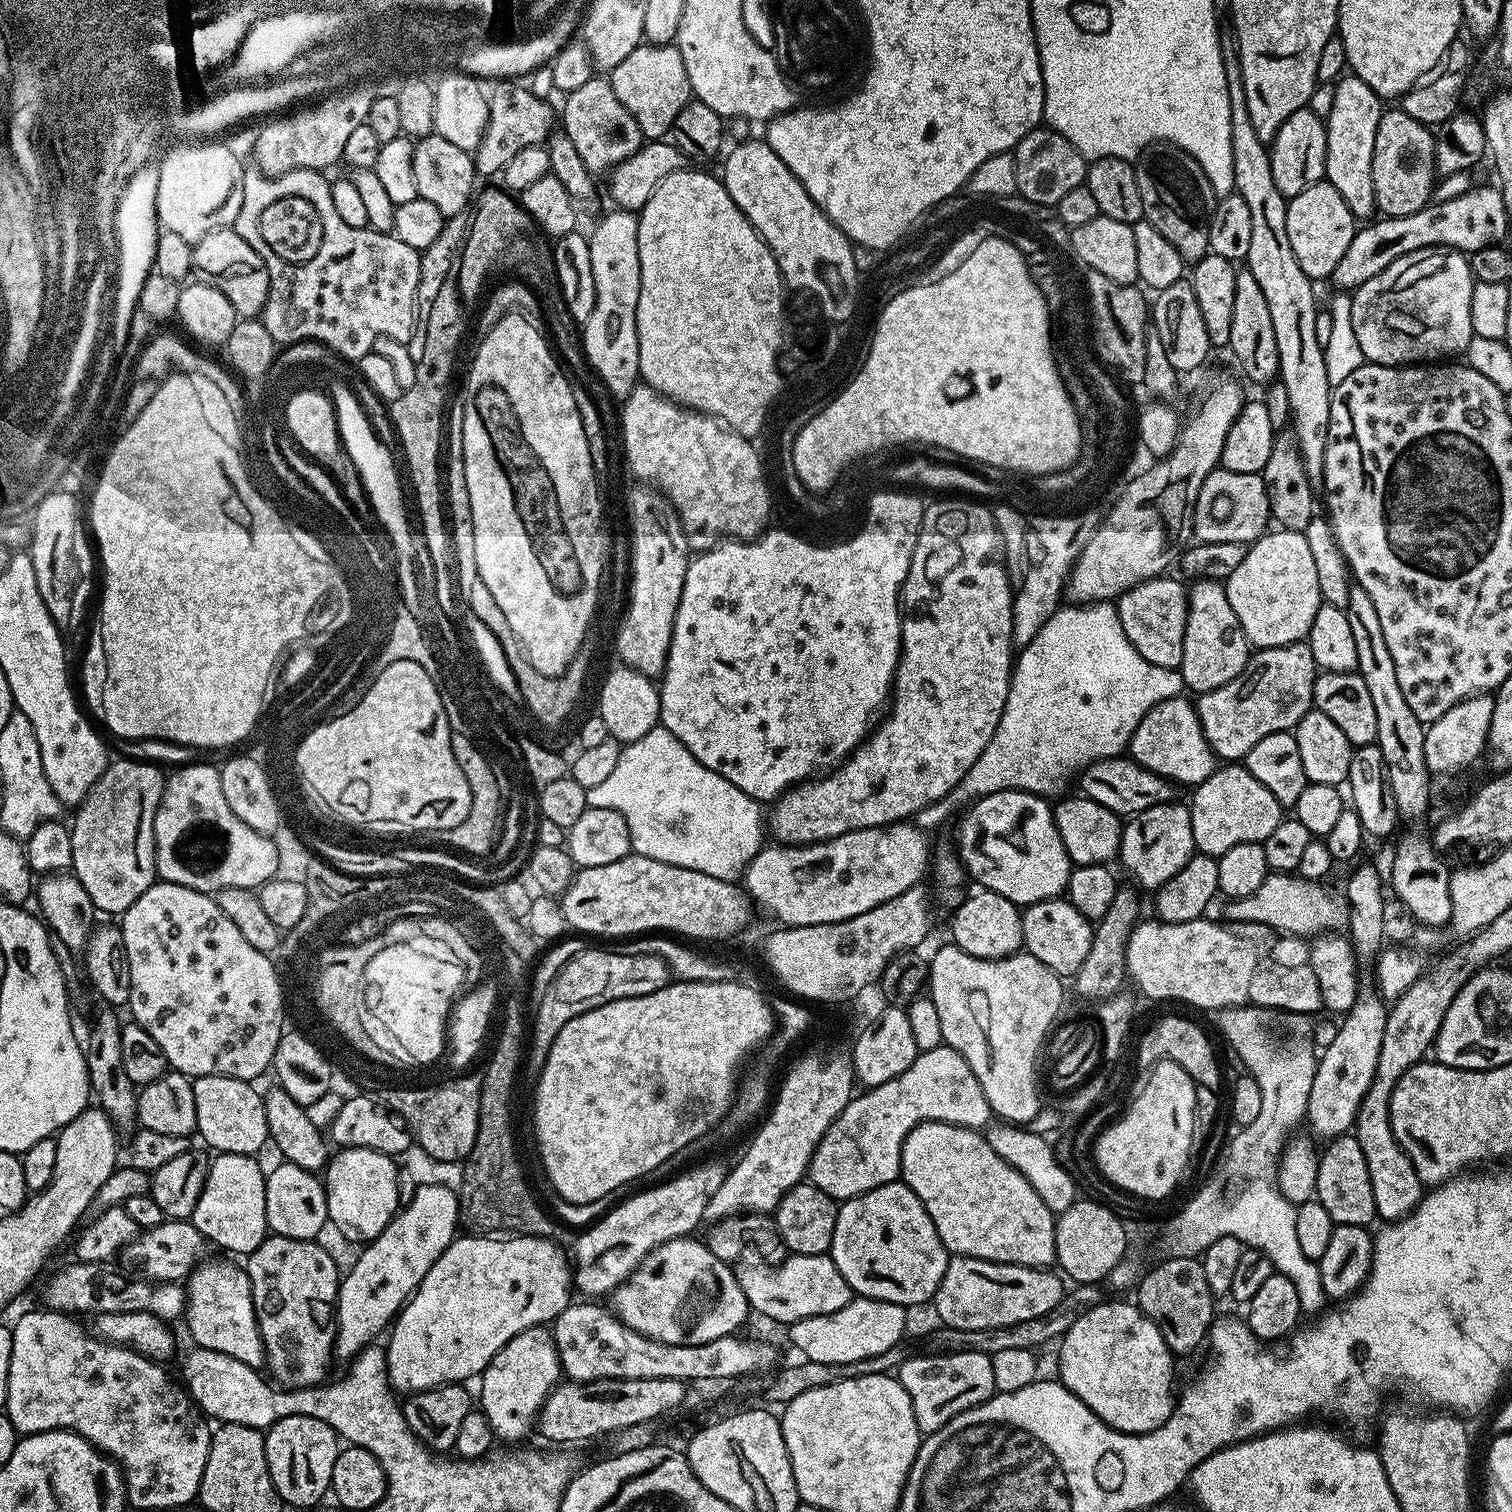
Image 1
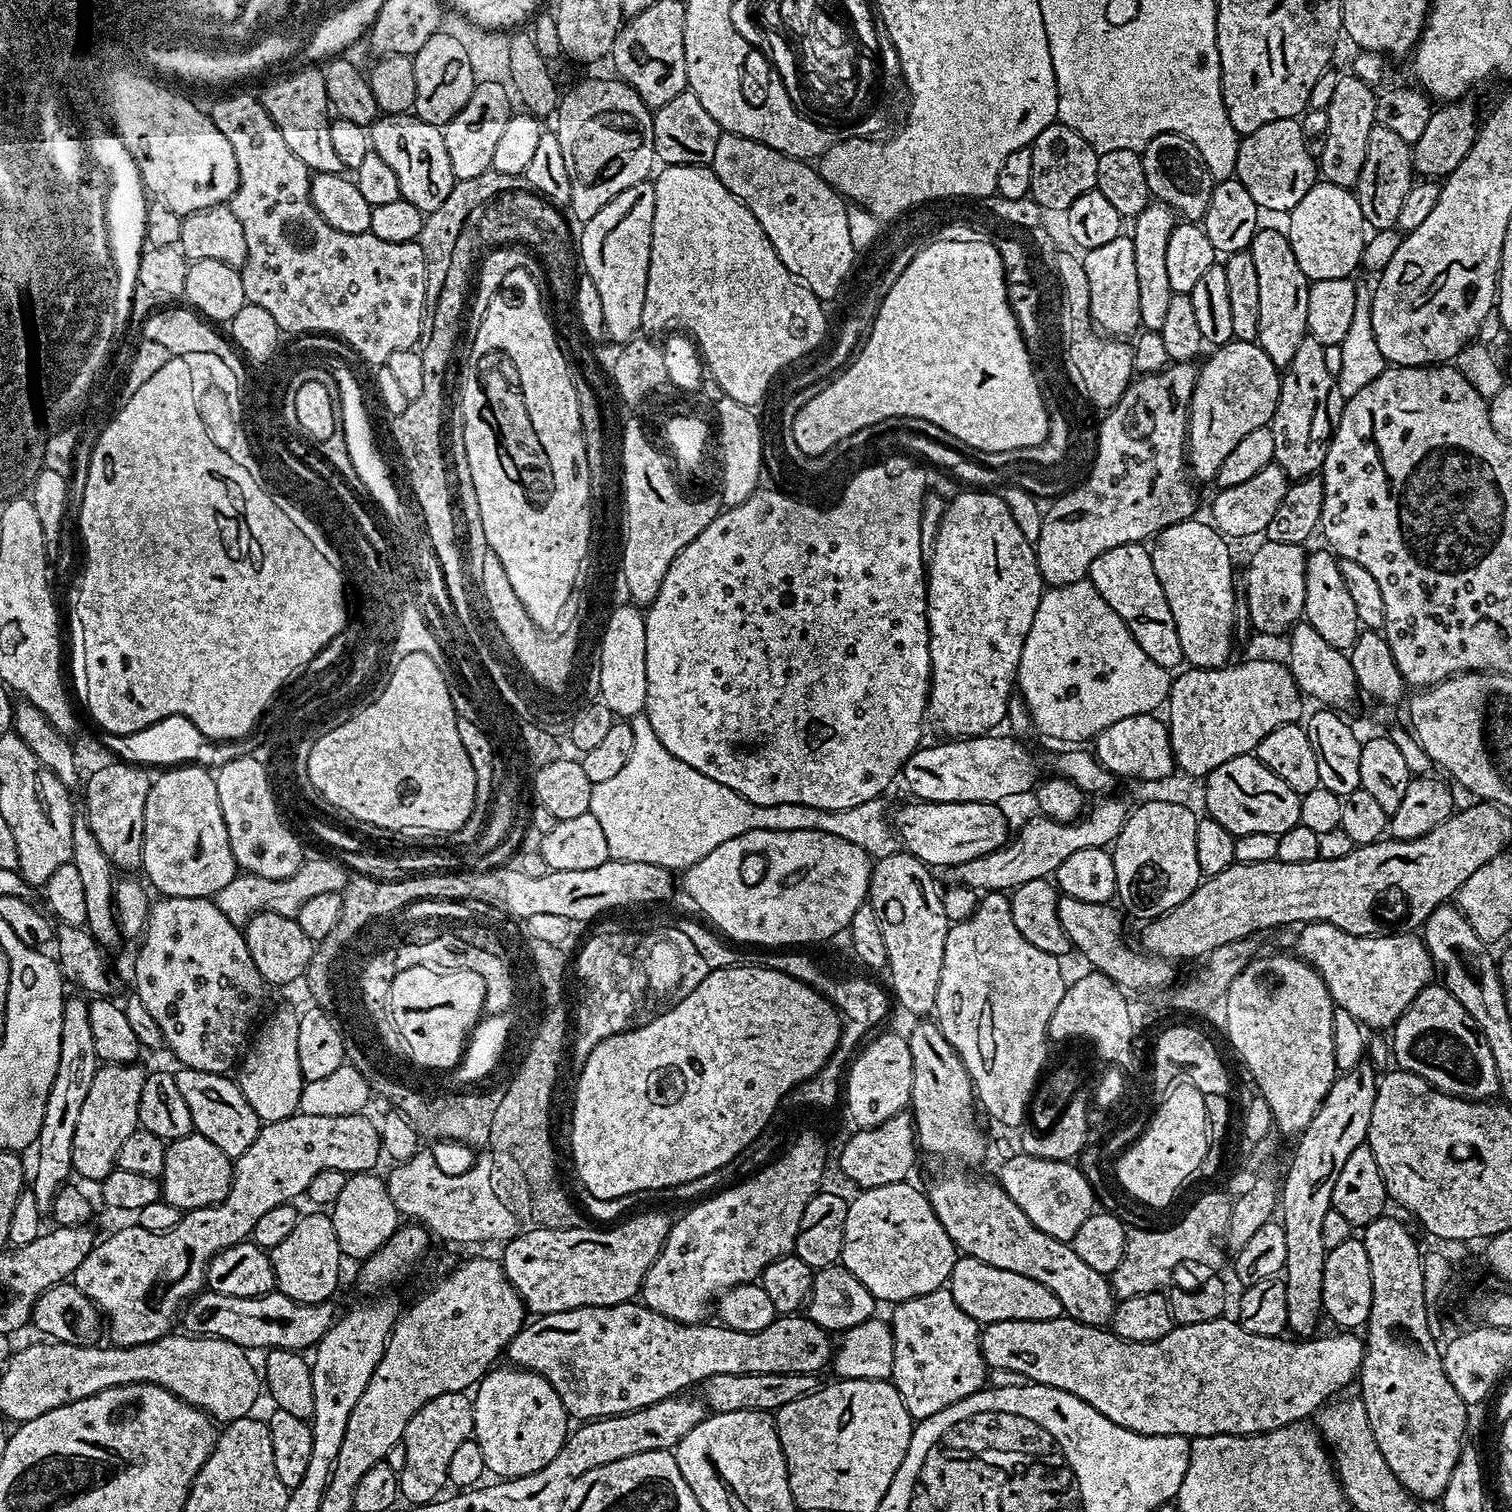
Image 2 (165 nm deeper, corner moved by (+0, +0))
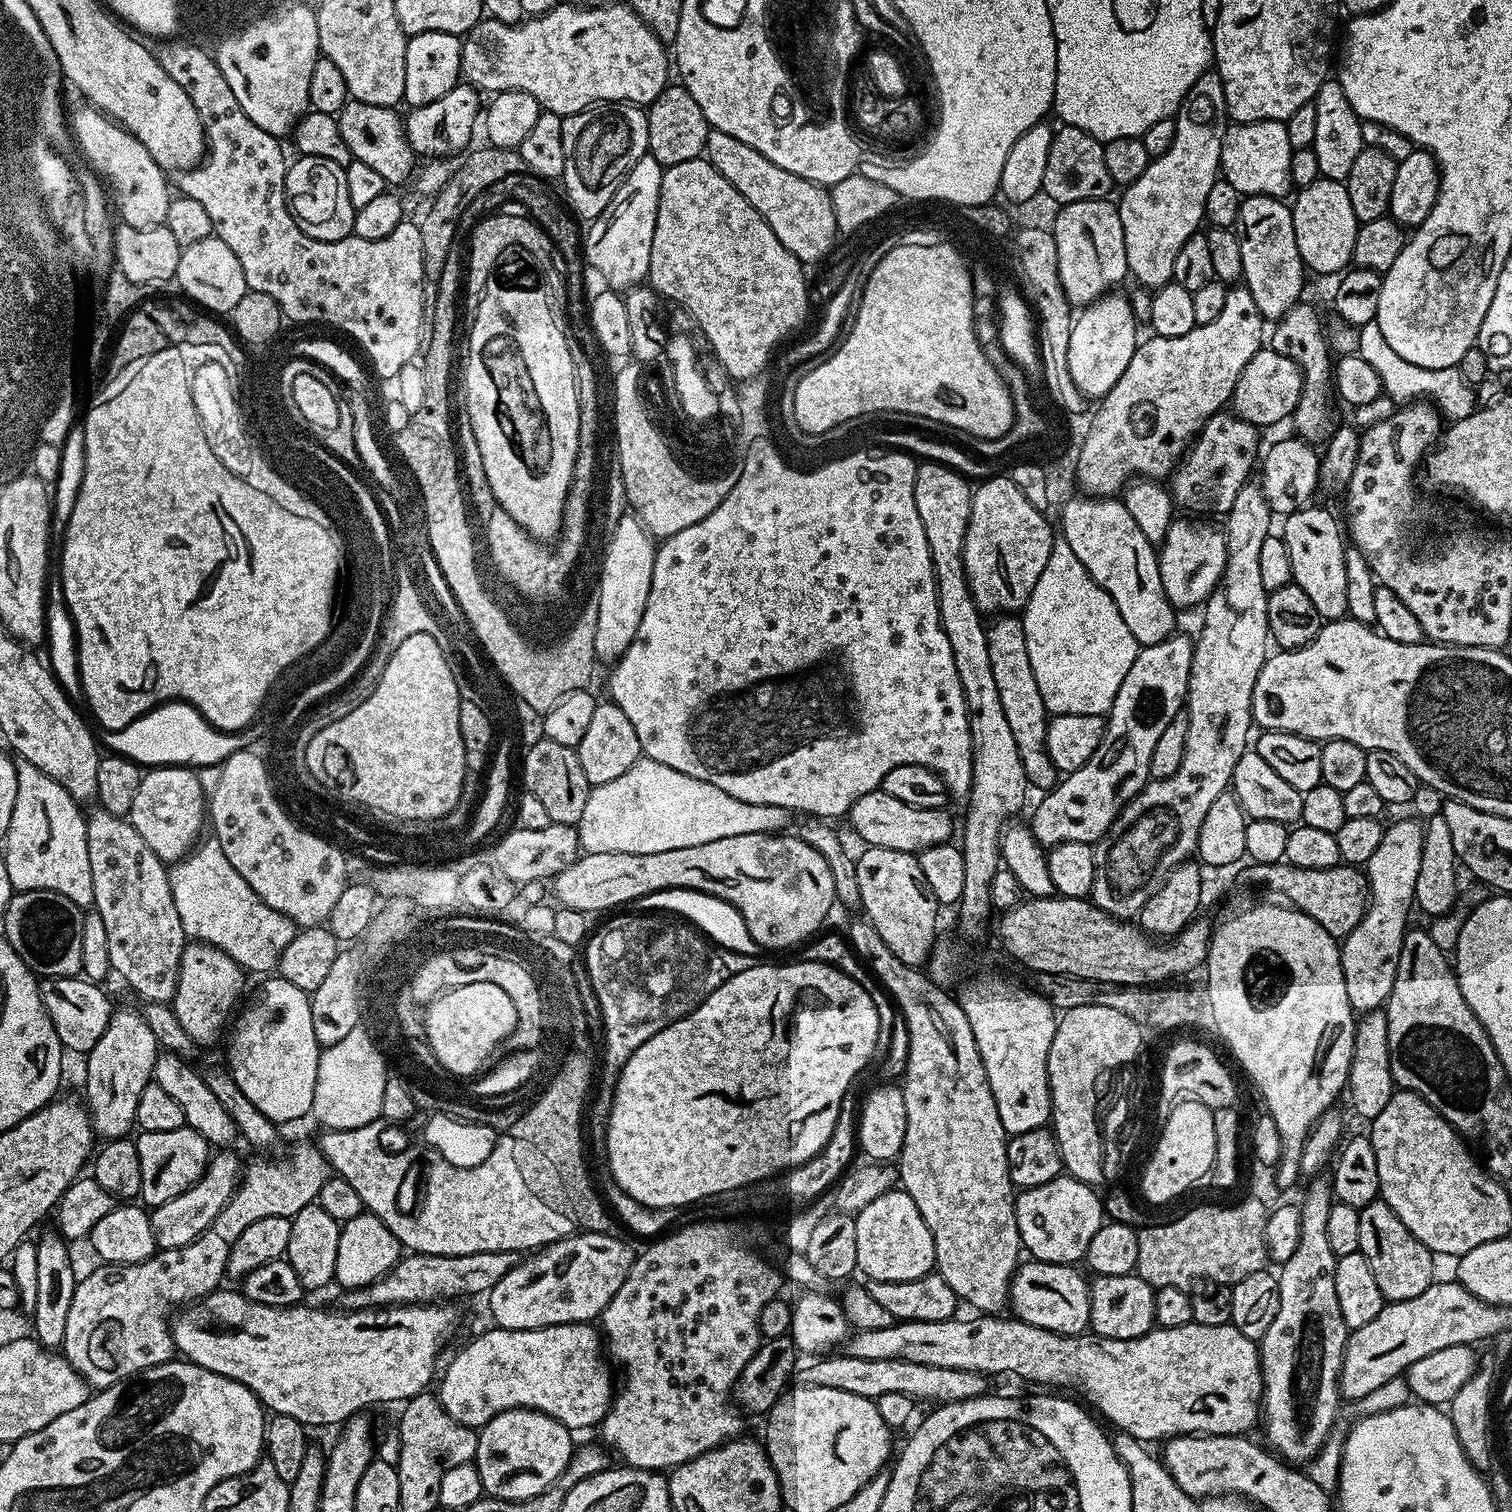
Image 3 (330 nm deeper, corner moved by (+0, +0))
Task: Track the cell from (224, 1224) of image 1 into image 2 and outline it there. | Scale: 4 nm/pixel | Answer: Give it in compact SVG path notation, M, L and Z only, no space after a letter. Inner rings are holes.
M193 1134L171 1141L166 1150L164 1174L159 1179L163 1203L181 1210L221 1204L232 1185L232 1166L229 1156L205 1136Z

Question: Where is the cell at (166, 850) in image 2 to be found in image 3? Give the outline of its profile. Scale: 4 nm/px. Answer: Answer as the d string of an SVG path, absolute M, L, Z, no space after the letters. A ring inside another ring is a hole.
M156 766L145 771L141 775L138 794L134 794L134 806L130 806L127 819L160 860L175 862L181 859L189 850L195 849L201 839L200 831L206 828L206 793L199 775L188 766Z

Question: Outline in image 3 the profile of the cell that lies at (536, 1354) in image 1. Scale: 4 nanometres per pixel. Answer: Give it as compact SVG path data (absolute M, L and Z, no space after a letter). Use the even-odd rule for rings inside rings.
M511 1408L478 1432L474 1461L485 1493L494 1500L525 1500L542 1494L564 1473L574 1451L573 1433L562 1422L532 1408Z

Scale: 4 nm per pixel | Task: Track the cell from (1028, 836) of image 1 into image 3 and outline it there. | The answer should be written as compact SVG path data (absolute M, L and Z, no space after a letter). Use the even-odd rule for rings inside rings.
M883 790L862 794L862 798L858 798L858 802L854 802L854 806L848 811L846 820L847 823L852 823L853 830L865 840L863 843L873 848L889 848L890 850L902 850L903 852L919 854L925 848L947 844L953 839L952 816L948 813L948 810L910 806L906 802L898 802L898 798L890 798L890 794L886 794Z

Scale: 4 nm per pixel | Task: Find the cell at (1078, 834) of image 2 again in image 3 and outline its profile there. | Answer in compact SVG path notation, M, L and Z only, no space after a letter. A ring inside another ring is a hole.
M1173 634L1169 636L1167 640L1163 640L1157 644L1149 644L1141 647L1139 651L1137 651L1136 657L1134 658L1134 666L1130 666L1130 671L1126 674L1122 686L1118 686L1118 694L1112 703L1112 710L1107 713L1106 723L1104 725L1104 737L1098 746L1098 750L1094 750L1092 757L1090 757L1082 767L1067 773L1067 775L1057 783L1055 788L1045 791L1043 795L1041 795L1044 797L1041 798L1040 805L1037 806L1036 813L1032 816L1030 827L1032 830L1032 837L1034 837L1045 849L1051 850L1066 842L1082 842L1083 844L1095 845L1108 833L1110 826L1116 821L1116 815L1120 813L1123 808L1125 808L1125 806L1129 804L1142 789L1144 789L1145 784L1148 783L1150 779L1150 754L1154 754L1154 746L1158 743L1158 738L1162 738L1166 726L1170 726L1170 722L1174 722L1174 718L1181 715L1182 709L1185 707L1188 698L1188 679L1192 673L1192 651L1194 649L1194 644L1191 639L1187 640L1186 637L1180 635L1181 634Z

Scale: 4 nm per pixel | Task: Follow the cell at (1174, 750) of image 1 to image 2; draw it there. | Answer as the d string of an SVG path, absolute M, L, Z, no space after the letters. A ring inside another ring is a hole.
M1147 712L1130 718L1122 718L1122 722L1114 722L1114 726L1106 726L1094 738L1094 755L1101 768L1112 773L1113 777L1133 776L1140 780L1164 780L1174 772L1172 743L1168 737L1168 726L1159 715Z

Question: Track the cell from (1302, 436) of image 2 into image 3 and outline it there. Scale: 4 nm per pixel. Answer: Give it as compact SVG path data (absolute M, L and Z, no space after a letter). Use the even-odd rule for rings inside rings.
M1301 302L1290 306L1281 320L1275 321L1270 332L1270 346L1278 354L1289 356L1304 375L1304 389L1298 398L1298 406L1292 412L1291 423L1296 423L1295 435L1313 446L1327 445L1328 439L1336 431L1336 412L1332 409L1334 400L1334 352L1330 347L1330 336L1324 332L1320 312L1312 304Z

